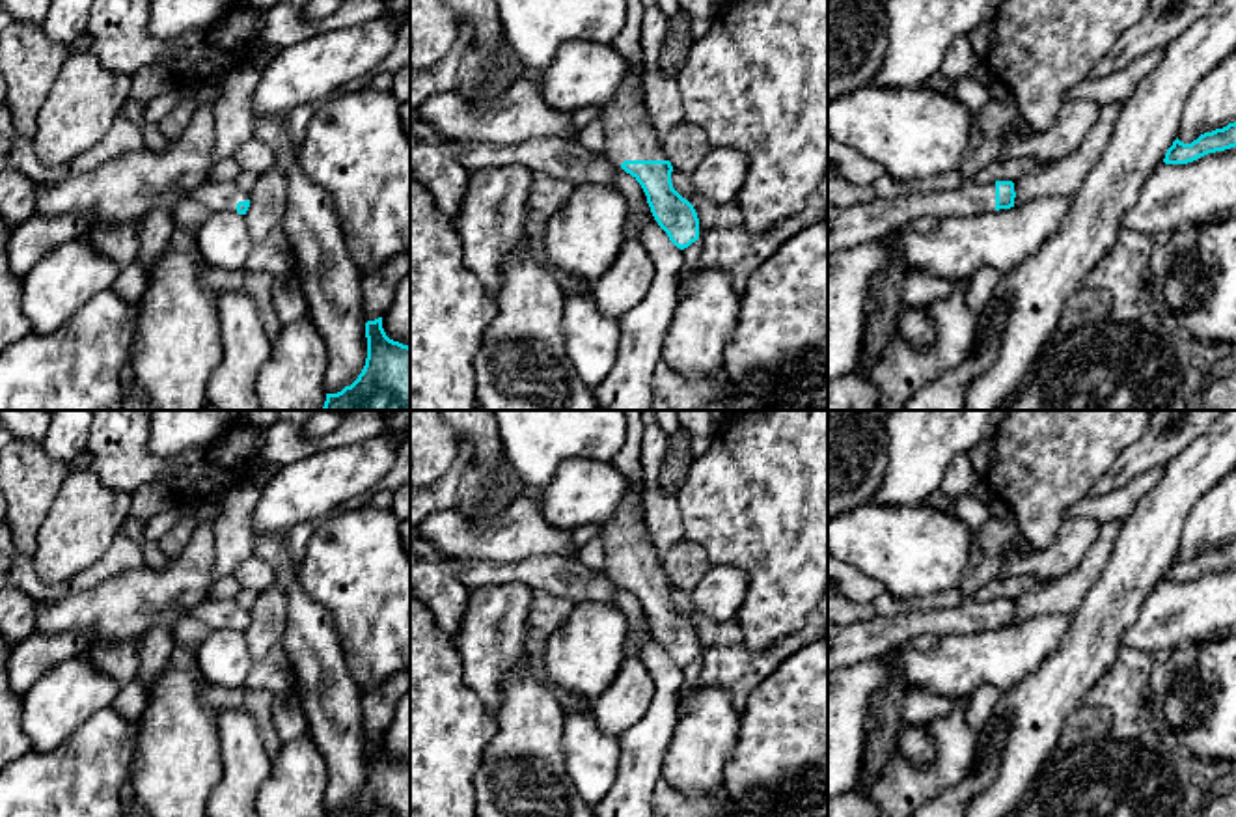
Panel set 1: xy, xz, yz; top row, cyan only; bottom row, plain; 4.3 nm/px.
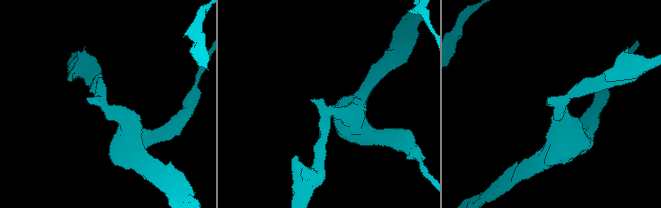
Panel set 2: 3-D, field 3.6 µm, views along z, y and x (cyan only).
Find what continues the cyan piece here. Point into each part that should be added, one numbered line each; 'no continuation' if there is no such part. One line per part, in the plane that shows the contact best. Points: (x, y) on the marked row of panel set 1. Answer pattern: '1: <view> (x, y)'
1: xz (631, 135)

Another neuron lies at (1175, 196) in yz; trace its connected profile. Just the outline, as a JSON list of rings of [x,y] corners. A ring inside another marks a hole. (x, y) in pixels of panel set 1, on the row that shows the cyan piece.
[[[1236,147],[1188,164],[1161,164],[1145,181],[1124,228],[1171,235],[1236,209]]]

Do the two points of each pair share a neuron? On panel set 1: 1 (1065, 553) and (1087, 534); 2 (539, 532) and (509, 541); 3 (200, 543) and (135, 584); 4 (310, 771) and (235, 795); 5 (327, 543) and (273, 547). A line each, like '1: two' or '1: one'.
1: one
2: one
3: one
4: two
5: two

